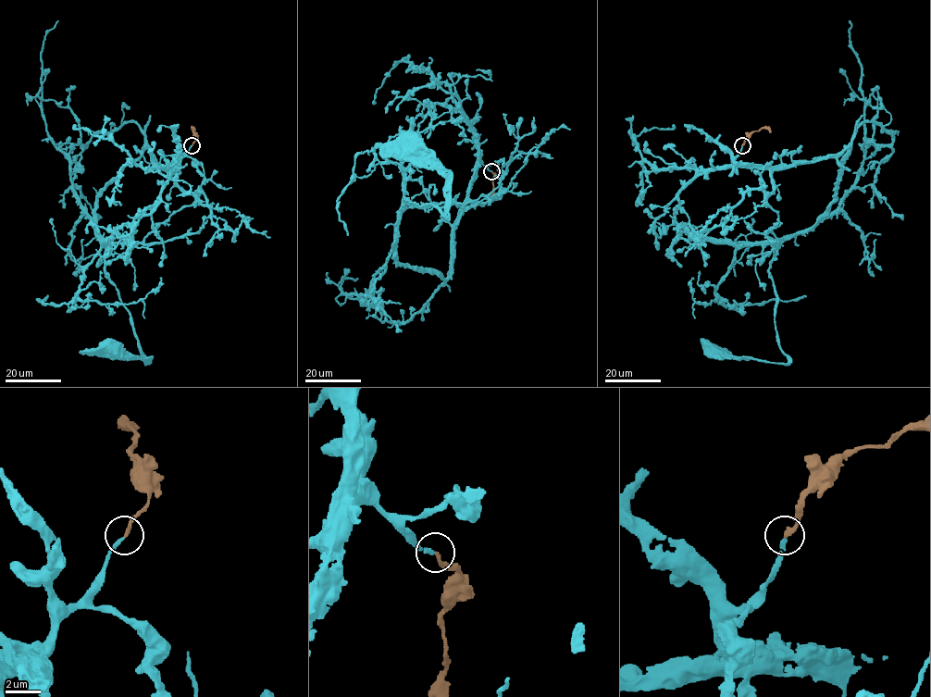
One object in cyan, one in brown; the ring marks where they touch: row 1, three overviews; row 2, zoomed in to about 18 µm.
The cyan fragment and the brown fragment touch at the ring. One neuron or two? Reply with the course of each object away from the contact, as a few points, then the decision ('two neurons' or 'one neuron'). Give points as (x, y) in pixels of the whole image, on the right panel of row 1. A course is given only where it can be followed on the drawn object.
course cyan (742, 145), (736, 163), (768, 169), (766, 201), (778, 216), (768, 273), (788, 363), (712, 348); course brown (742, 144), (754, 130), (766, 128), (770, 132); one neuron

